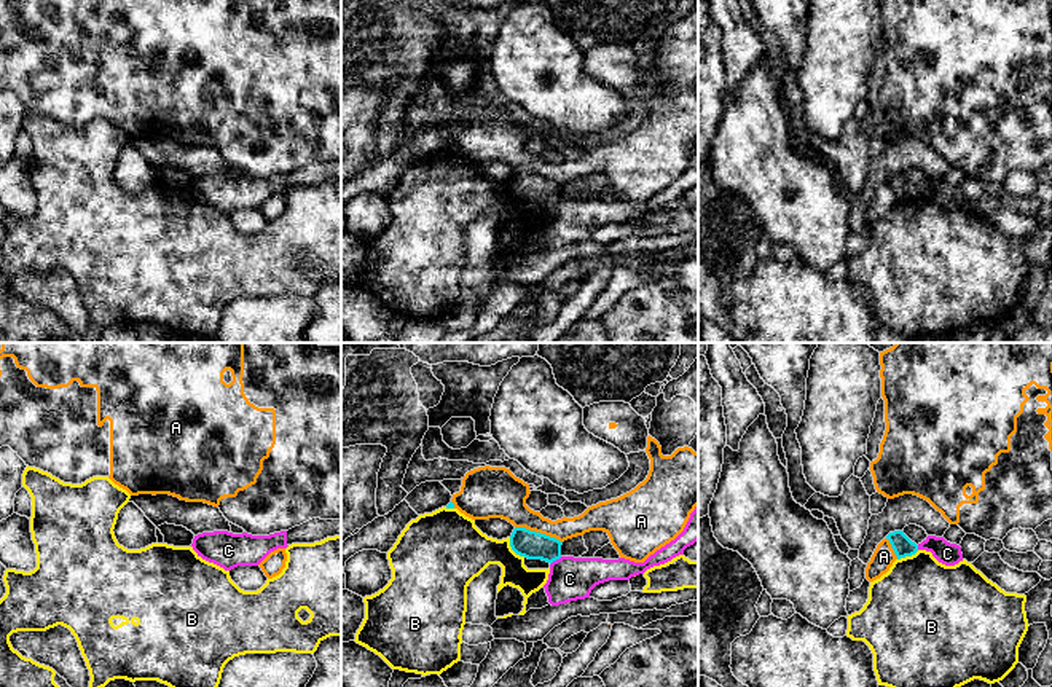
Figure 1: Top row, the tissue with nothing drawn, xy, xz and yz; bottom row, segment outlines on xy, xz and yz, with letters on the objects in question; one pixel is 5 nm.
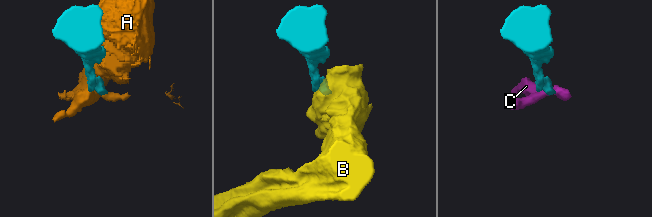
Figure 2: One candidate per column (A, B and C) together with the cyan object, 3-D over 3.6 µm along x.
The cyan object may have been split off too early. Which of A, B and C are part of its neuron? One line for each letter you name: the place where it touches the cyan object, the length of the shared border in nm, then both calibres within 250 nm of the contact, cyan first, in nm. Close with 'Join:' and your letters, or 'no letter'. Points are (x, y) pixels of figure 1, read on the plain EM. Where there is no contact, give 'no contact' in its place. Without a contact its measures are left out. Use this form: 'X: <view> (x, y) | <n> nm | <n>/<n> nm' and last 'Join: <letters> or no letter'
Join: no letter

